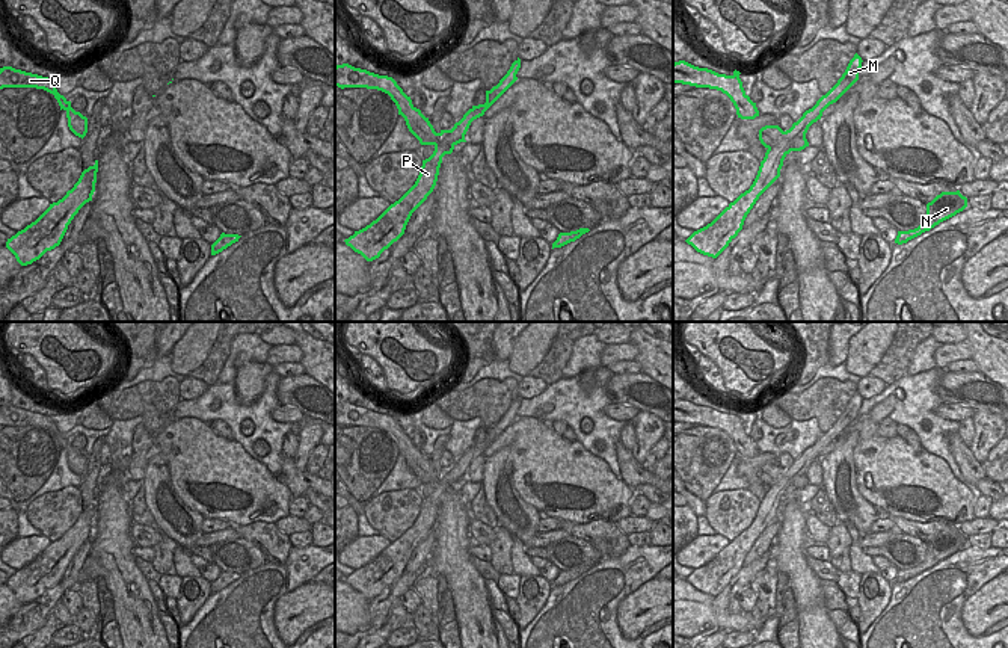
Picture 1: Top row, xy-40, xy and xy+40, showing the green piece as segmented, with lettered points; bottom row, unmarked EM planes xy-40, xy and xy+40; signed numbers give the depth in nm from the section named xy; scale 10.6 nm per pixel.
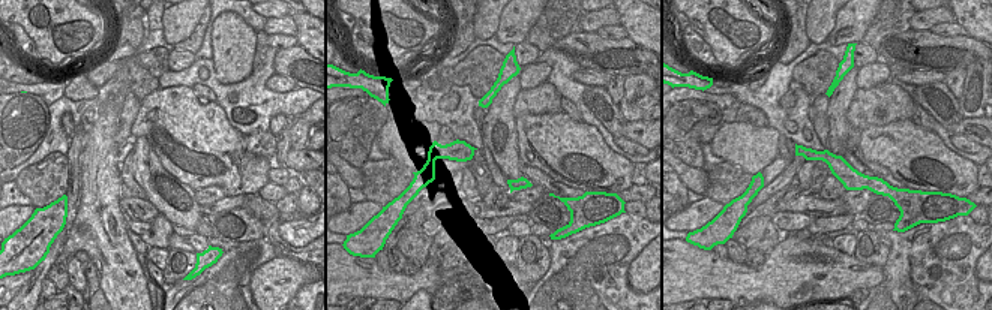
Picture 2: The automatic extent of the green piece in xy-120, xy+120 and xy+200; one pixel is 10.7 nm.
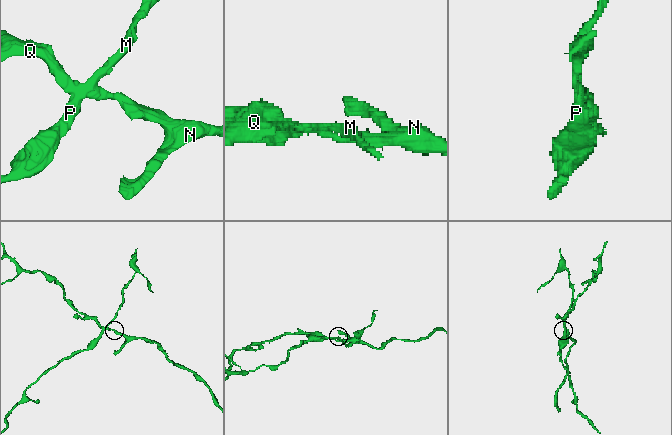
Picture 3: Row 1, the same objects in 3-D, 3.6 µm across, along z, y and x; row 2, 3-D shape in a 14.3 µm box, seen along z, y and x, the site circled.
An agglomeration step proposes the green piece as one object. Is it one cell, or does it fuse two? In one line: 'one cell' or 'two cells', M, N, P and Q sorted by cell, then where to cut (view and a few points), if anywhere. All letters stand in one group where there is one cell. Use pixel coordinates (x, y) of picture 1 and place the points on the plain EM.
two cells; M P / N Q; cut in xy+40 along (805, 473), (791, 478), (785, 491)

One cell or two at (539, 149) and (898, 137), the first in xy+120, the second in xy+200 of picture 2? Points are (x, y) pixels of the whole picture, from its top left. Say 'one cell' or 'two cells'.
one cell

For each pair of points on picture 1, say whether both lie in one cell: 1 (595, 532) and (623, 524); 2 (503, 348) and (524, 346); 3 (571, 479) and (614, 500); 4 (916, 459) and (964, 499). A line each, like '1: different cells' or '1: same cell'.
1: different cells
2: different cells
3: same cell
4: same cell

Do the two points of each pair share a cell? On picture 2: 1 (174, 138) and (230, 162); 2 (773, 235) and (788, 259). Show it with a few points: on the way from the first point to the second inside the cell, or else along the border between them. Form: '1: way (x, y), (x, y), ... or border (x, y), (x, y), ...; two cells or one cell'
1: way (188, 138), (201, 149), (216, 154); one cell
2: border (787, 235), (766, 256); two cells

